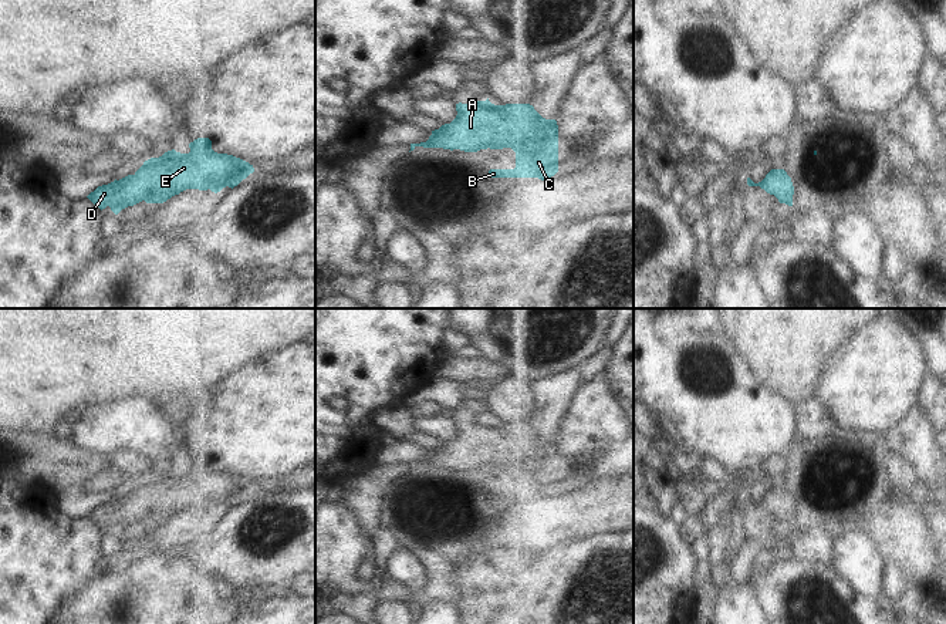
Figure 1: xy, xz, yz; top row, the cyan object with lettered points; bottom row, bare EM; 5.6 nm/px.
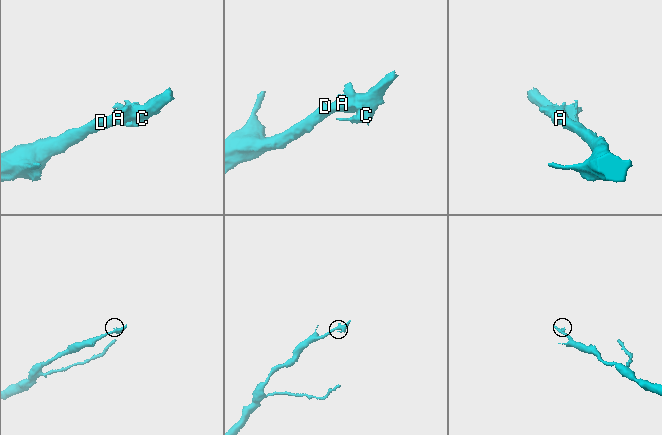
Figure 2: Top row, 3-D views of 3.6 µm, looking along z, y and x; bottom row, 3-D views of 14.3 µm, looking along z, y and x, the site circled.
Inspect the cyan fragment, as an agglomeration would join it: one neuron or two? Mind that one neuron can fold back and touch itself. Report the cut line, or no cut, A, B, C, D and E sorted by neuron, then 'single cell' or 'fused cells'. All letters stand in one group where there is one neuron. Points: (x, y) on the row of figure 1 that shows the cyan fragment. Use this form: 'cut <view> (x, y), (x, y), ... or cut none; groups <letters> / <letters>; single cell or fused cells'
cut none; groups A B C D E; single cell

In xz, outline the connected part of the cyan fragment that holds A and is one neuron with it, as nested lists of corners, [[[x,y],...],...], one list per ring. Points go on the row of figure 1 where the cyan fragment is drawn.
[[[489,101],[456,104],[457,115],[450,124],[432,131],[426,142],[411,144],[416,146],[460,149],[477,152],[480,149],[511,148],[516,152],[514,169],[490,169],[491,178],[538,178],[548,181],[558,172],[558,125],[555,119],[543,118],[530,104],[494,105]]]

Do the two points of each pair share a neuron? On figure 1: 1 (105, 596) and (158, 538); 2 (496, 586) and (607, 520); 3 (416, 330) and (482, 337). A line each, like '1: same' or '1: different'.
1: different
2: different
3: different

